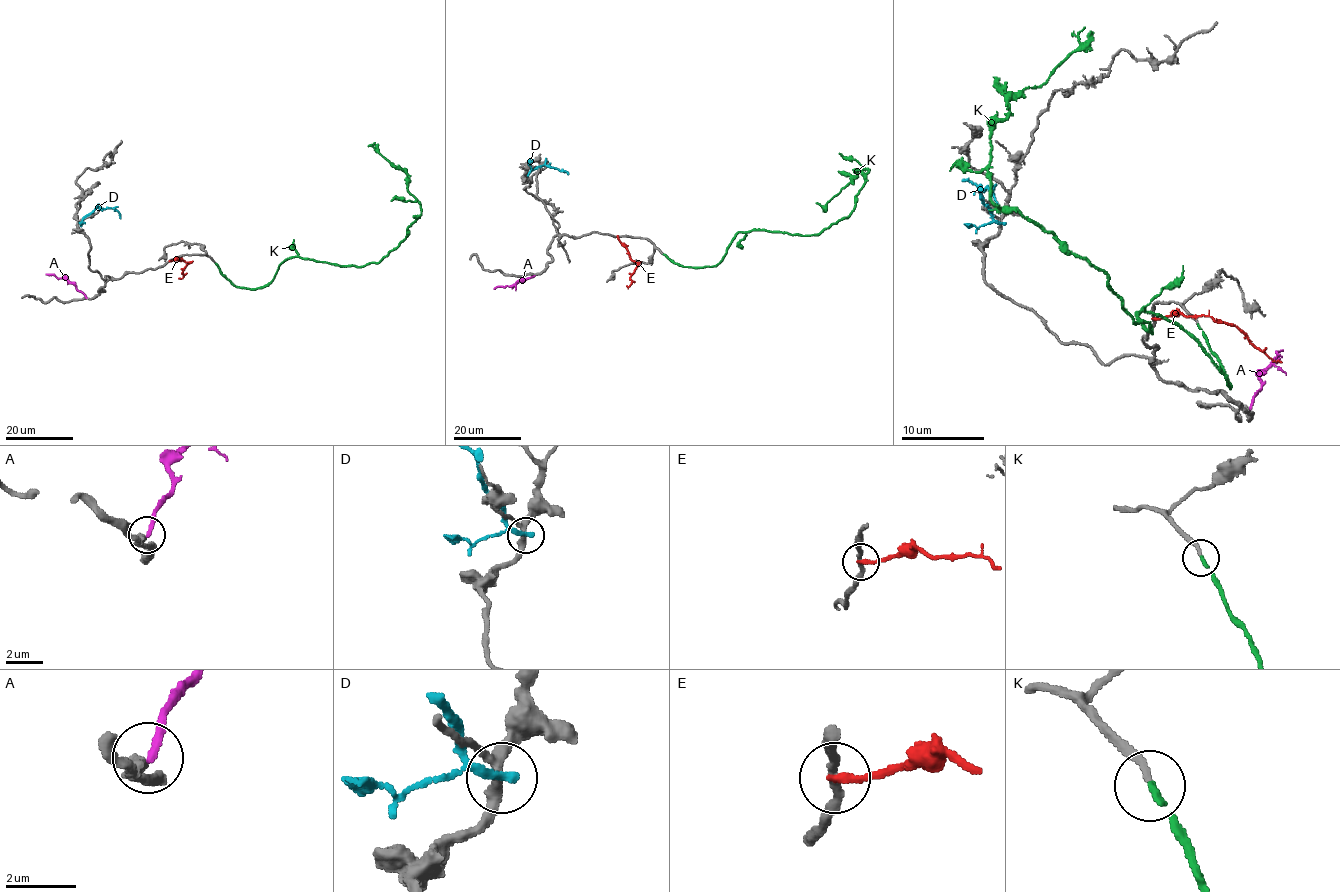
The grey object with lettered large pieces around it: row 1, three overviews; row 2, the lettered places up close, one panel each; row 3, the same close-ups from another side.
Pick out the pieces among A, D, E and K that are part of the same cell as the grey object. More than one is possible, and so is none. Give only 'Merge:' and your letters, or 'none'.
Merge: K

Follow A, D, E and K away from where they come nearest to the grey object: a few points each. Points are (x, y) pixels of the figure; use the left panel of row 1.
A: (86, 297), (66, 279), (45, 273)
D: (79, 223), (96, 207), (114, 208), (120, 218)
E: (169, 261), (189, 262), (180, 279)
K: (215, 263), (235, 285), (257, 289), (290, 257), (380, 262), (407, 236), (420, 203), (406, 173), (368, 146)

